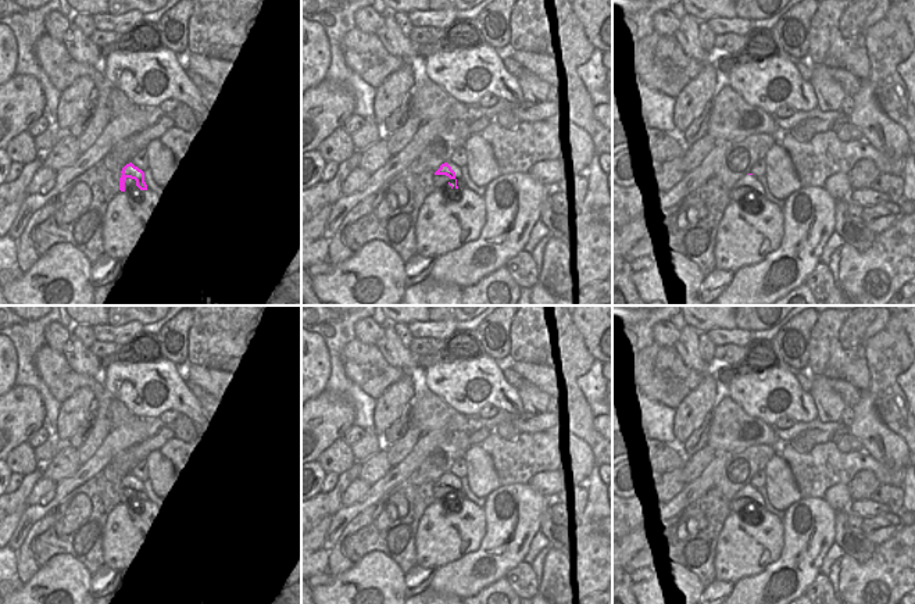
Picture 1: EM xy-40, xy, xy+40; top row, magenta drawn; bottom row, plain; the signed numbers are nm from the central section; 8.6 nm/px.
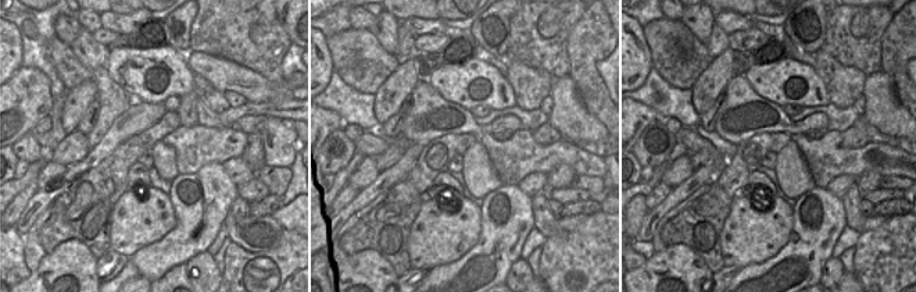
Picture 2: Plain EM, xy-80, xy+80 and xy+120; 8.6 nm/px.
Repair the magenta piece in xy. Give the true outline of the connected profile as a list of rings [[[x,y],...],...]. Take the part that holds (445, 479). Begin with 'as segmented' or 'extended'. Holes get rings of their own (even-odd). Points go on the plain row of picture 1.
extended | [[[447,473],[442,475],[433,487],[433,503],[454,507],[455,503],[453,501],[453,496],[450,494],[451,490],[455,490],[455,483]]]

